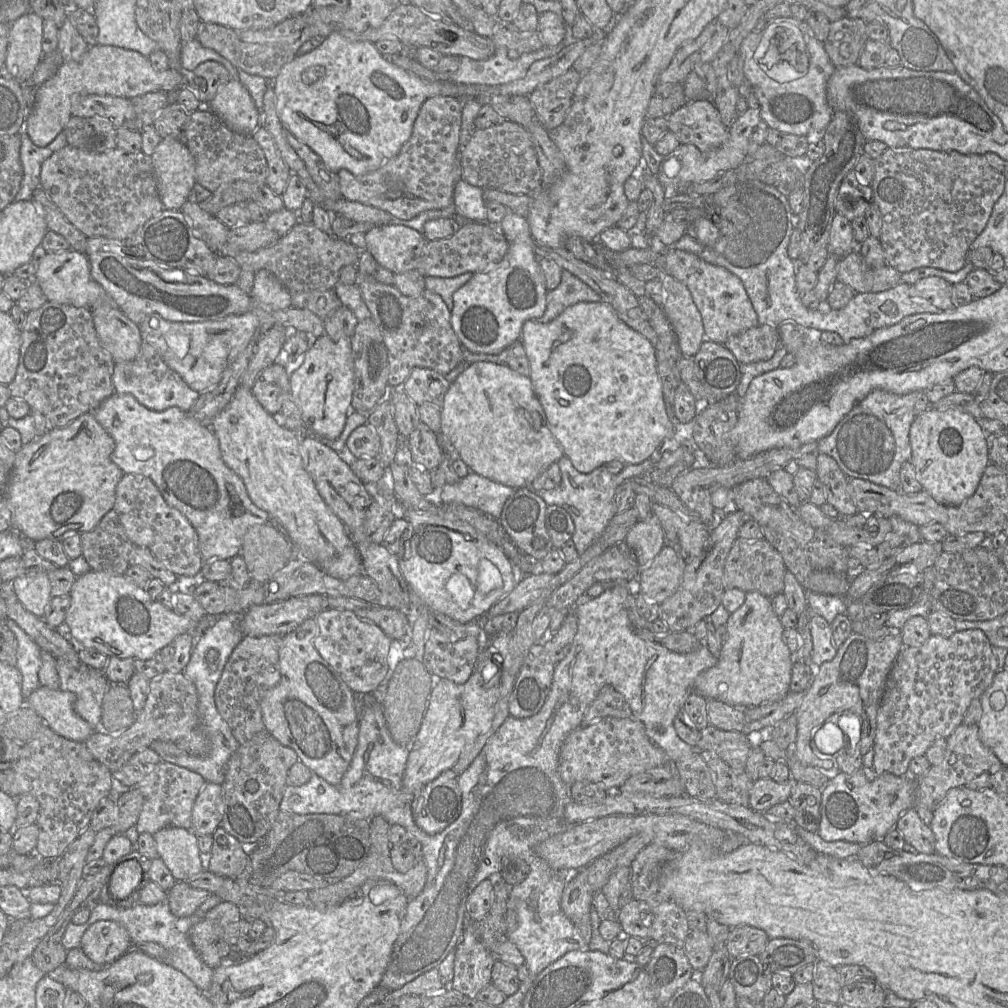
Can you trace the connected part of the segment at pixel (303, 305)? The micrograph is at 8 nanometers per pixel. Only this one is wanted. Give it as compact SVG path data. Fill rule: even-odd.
M333 289L291 294L291 307L308 310L323 321L342 306L341 300Z

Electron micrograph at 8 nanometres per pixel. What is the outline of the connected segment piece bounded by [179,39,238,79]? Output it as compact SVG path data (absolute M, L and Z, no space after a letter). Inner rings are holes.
M196 39L187 42L181 40L179 67L182 71L186 73L191 72L199 64L206 61L217 61L221 63L228 70L230 79L237 78L238 69L216 51L202 46Z

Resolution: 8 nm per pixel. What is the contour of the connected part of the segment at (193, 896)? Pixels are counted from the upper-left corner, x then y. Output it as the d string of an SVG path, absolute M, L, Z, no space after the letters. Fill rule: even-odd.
M176 881L167 892L171 912L177 917L189 917L203 904L212 893L192 887L187 881Z

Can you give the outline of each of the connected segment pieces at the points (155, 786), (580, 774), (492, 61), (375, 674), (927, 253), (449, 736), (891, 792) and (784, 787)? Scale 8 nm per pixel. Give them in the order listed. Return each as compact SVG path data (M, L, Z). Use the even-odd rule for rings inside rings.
M161 761L158 763L143 780L133 787L128 787L136 788L144 797L142 812L140 813L136 824L137 832L139 834L146 832L153 835L165 827L179 827L192 830L192 809L195 800L205 783L205 779L200 774L185 767L181 767L166 761Z
M607 717L588 726L580 726L568 735L560 749L559 774L568 786L575 782L587 781L602 785L607 791L615 791L630 777L660 766L669 760L665 751L651 742L642 722L632 717L624 719Z
M566 25L565 38L557 46L543 47L535 52L523 53L515 59L509 58L509 50L506 48L495 49L495 53L485 60L459 57L460 65L452 75L451 81L459 84L491 86L513 82L524 77L532 63L557 54L573 40L571 26Z
M326 609L316 616L318 633L313 643L320 656L334 668L353 692L373 693L389 671L389 652L392 640L374 623L357 617L353 612Z
M887 147L880 157L874 160L874 177L871 182L872 201L878 207L881 216L881 234L879 241L888 265L898 272L906 273L916 268L931 267L947 272L957 272L965 265L972 242L984 230L991 215L994 204L1004 192L1006 178L986 161L984 155L964 155L957 151L935 151L915 149L897 151Z
M477 661L471 676L463 684L443 678L434 682L420 730L410 747L403 774L402 785L406 793L414 796L442 772L453 768L464 749L479 735L489 730L499 695L498 685L489 685L484 681L482 669L479 669Z
M862 768L852 774L840 772L822 789L821 820L817 833L827 842L847 841L864 845L882 840L888 831L895 828L899 817L913 808L917 787L918 776L910 774L897 777L883 773L868 780Z
M759 778L750 789L748 806L764 813L772 806L787 801L793 787L792 780L778 783L771 778Z

